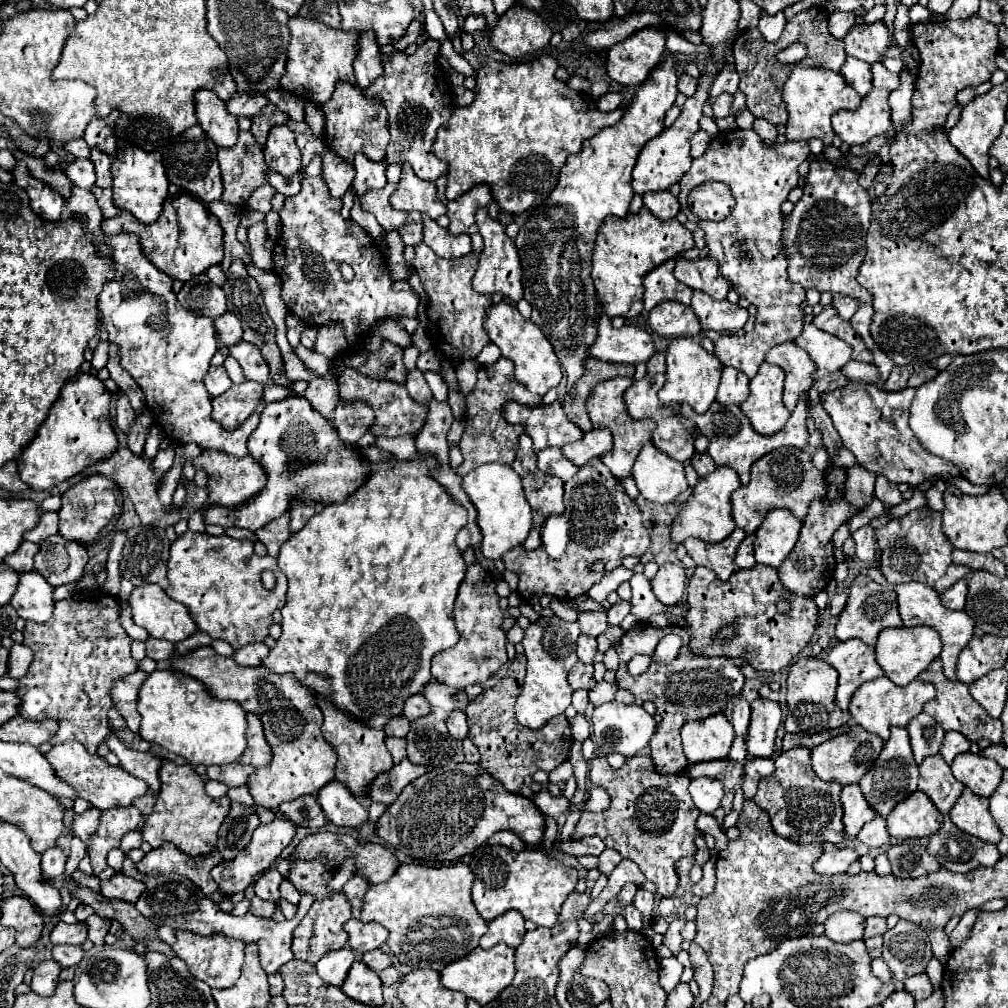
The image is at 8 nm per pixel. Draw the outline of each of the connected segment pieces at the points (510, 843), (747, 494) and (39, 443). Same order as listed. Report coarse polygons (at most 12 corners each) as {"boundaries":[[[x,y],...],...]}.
{"boundaries":[[[499,831],[489,839],[511,851],[525,851],[527,845],[511,831]],[[797,447],[751,467],[731,495],[731,517],[755,533],[771,509],[799,521],[827,495],[825,473]],[[71,377],[19,457],[35,491],[117,451],[109,391]]]}

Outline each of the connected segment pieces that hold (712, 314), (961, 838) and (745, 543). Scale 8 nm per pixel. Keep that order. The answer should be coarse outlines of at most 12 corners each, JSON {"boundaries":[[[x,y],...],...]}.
{"boundaries":[[[693,291],[691,309],[703,329],[743,329],[747,309]],[[951,819],[927,851],[953,873],[991,867],[995,845],[959,831]],[[747,535],[739,545],[735,563],[741,569],[757,565],[753,539]]]}

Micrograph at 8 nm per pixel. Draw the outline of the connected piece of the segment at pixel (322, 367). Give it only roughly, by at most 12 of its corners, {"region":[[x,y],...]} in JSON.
{"region":[[301,344],[292,350],[316,375],[328,373],[329,360]]}

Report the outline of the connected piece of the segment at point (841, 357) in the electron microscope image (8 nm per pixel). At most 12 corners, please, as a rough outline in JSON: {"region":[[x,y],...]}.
{"region":[[803,325],[793,341],[815,361],[815,379],[839,371],[851,345]]}

